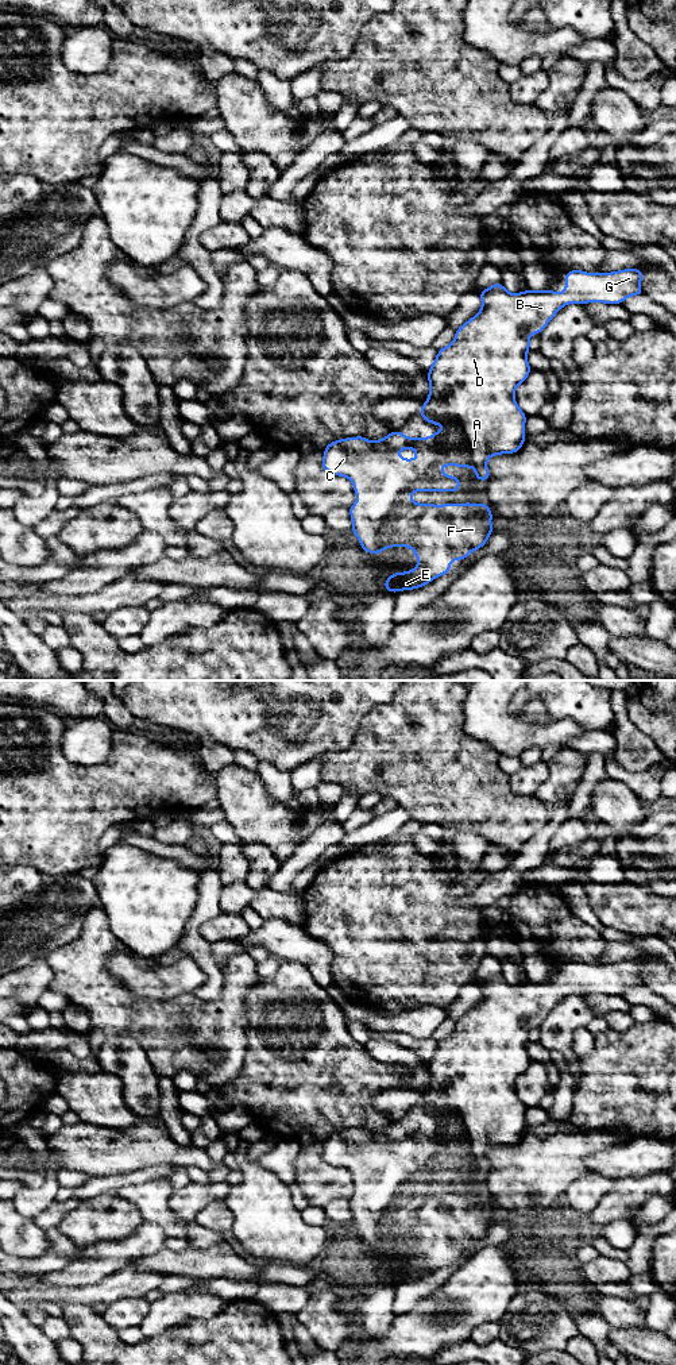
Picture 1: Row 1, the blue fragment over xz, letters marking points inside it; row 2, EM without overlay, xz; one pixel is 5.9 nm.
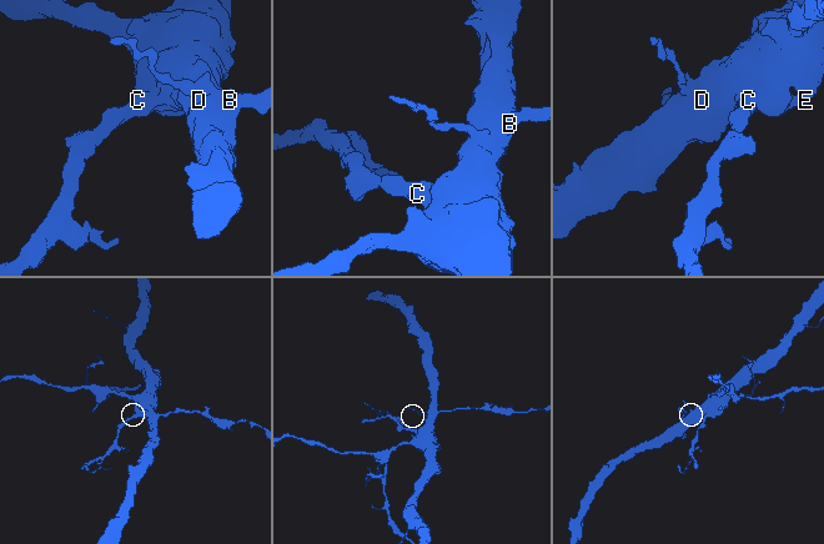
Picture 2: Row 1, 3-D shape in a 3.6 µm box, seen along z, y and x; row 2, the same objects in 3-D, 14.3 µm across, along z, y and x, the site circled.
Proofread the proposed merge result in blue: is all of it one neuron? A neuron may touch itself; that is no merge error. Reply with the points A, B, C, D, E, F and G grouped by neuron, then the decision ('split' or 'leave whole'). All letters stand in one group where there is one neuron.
A B C D E F G | leave whole

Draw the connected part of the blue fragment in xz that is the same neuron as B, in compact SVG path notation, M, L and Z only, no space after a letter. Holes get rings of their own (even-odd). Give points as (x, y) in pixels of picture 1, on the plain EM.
M625 960L614 964L586 964L569 961L565 964L565 983L519 983L509 984L502 973L478 983L482 990L482 1000L461 1018L456 1021L453 1033L439 1041L437 1048L428 1061L429 1090L424 1094L420 1104L428 1114L444 1117L444 1122L434 1123L429 1129L407 1129L401 1122L390 1123L385 1130L370 1133L364 1127L347 1129L329 1134L324 1140L321 1158L339 1168L349 1169L359 1191L348 1200L352 1211L352 1223L359 1230L360 1238L371 1246L395 1237L414 1241L418 1256L414 1261L391 1265L385 1272L385 1281L398 1284L425 1277L434 1269L451 1262L451 1252L466 1250L474 1241L482 1239L494 1223L491 1210L494 1208L488 1195L416 1195L410 1189L412 1183L459 1183L460 1169L443 1165L443 1157L474 1158L475 1169L488 1172L490 1162L487 1152L492 1146L515 1145L524 1135L526 1106L517 1096L514 1083L532 1060L526 1045L530 1041L529 1029L540 1025L555 1006L567 995L622 995L626 988L644 986L640 972L644 964L638 960ZM413 1140L417 1150L402 1150L397 1142Z

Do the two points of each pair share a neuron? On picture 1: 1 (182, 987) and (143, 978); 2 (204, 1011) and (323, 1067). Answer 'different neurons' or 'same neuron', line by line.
1: same neuron
2: different neurons

